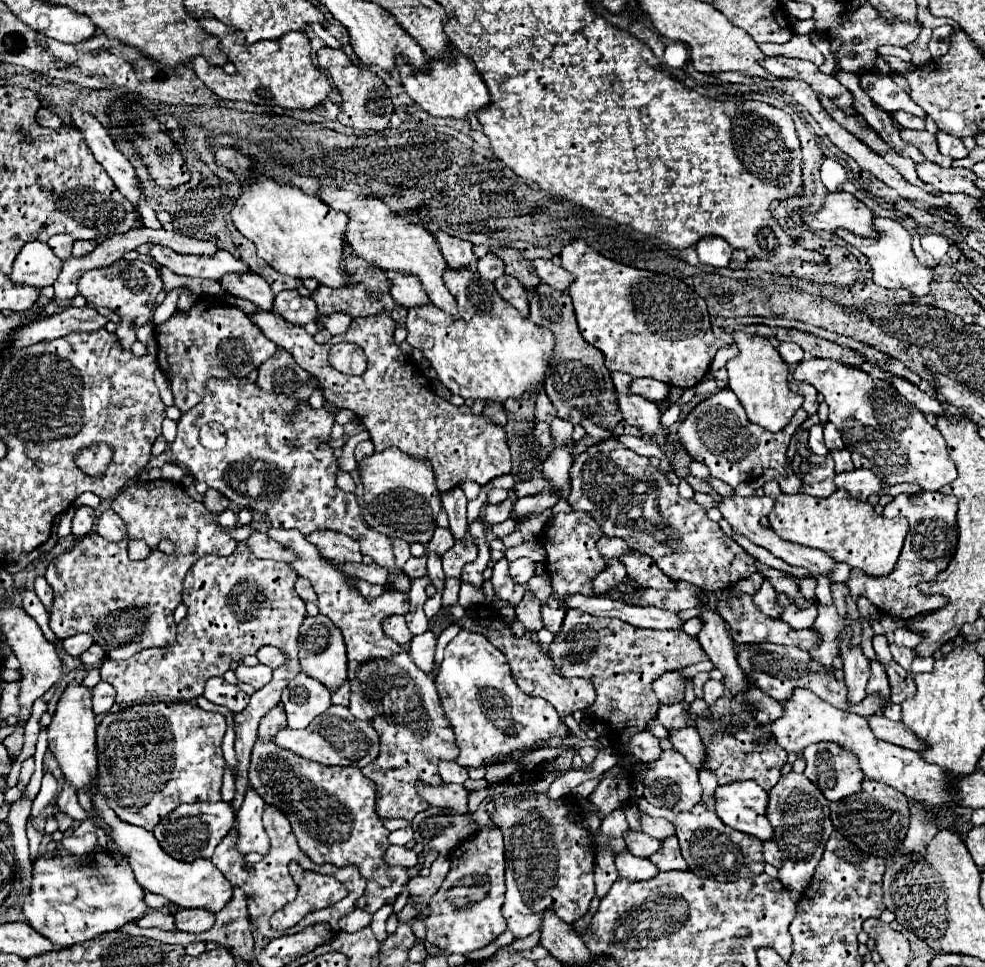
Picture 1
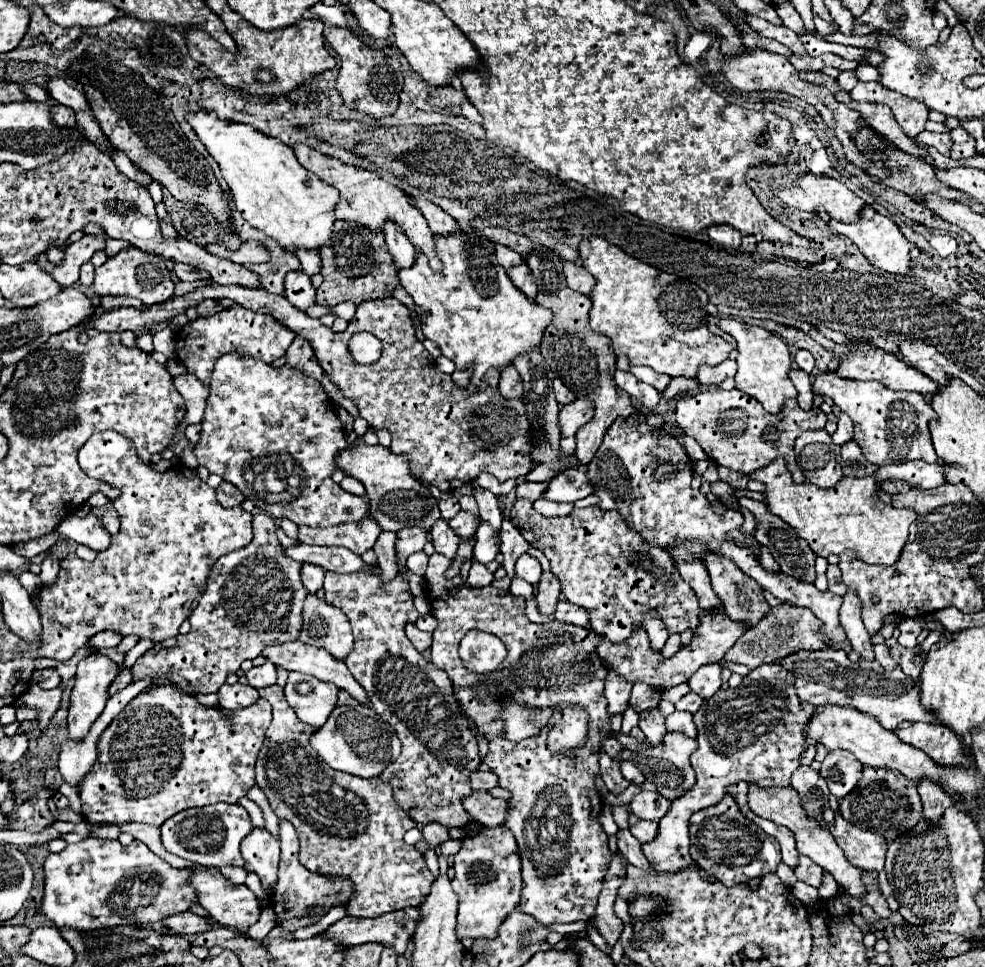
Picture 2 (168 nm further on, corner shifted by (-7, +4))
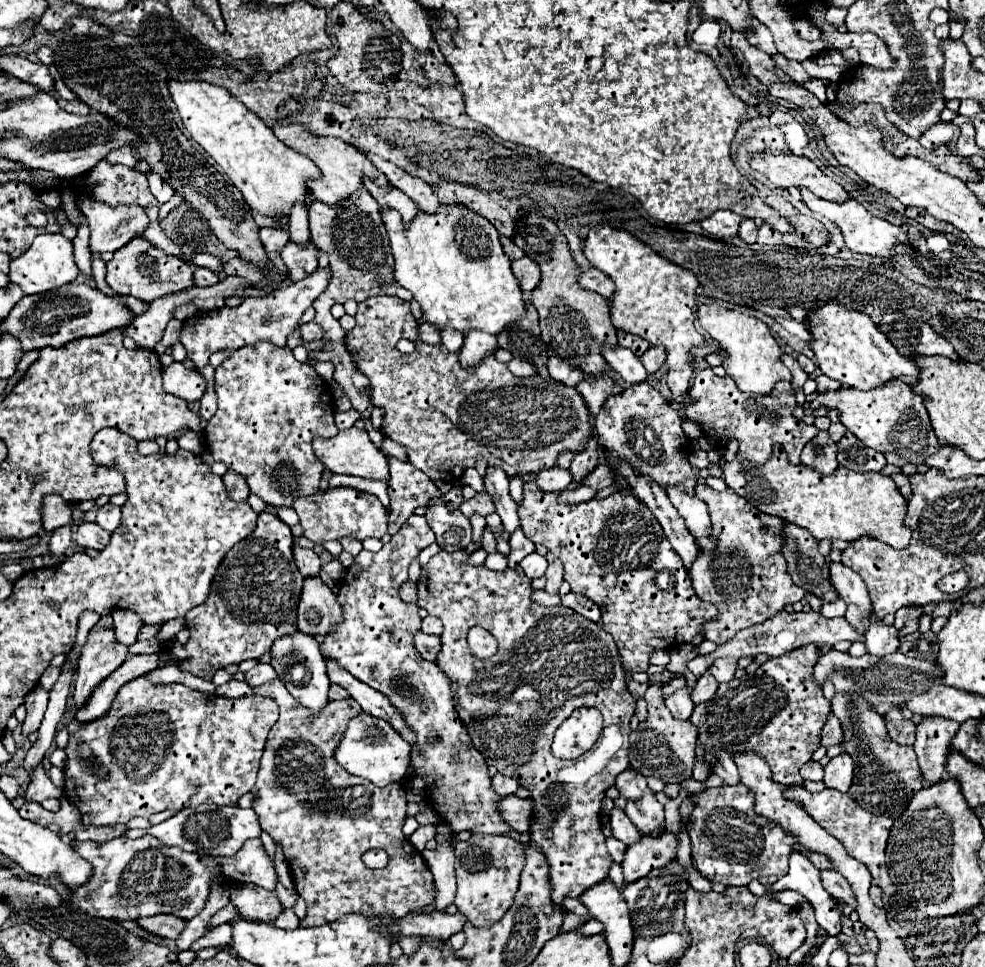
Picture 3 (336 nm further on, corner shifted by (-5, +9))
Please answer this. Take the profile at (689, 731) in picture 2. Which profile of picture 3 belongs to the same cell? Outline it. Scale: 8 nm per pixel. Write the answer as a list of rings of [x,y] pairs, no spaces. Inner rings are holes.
[[[681,688],[669,698],[665,698],[665,706],[671,710],[673,718],[677,720],[689,720],[693,712],[693,702],[689,700],[689,688]]]

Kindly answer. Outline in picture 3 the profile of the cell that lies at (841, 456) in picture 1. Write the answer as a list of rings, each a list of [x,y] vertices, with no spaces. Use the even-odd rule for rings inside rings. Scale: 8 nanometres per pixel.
[[[847,432],[839,442],[839,452],[837,452],[837,460],[839,466],[855,470],[855,472],[881,472],[881,468],[887,464],[885,456],[867,448],[865,444],[861,444],[861,440],[857,440],[851,432]]]

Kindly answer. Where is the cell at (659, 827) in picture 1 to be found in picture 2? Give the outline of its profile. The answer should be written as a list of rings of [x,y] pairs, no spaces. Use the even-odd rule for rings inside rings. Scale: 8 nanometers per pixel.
[[[645,789],[639,791],[629,803],[631,811],[637,817],[649,819],[649,821],[659,821],[667,813],[669,805],[671,805],[671,801],[665,799],[661,793],[651,793],[651,791],[645,791]]]

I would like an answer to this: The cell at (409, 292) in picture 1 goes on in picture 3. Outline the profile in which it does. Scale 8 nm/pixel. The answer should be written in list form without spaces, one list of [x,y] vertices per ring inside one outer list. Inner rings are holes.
[[[365,180],[365,188],[377,200],[379,208],[393,208],[393,210],[397,210],[401,214],[405,226],[409,226],[415,220],[419,208],[417,208],[417,204],[413,204],[413,200],[409,200],[405,194],[401,194],[401,190],[397,190],[393,186],[381,188],[377,184],[371,184],[369,180]]]

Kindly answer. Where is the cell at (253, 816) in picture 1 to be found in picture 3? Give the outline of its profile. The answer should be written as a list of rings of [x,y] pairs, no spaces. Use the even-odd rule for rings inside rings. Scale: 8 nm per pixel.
[[[145,834],[137,840],[113,838],[109,842],[75,842],[73,850],[93,866],[85,884],[71,888],[67,906],[89,916],[111,920],[139,920],[155,914],[175,914],[185,920],[197,916],[209,894],[209,882],[215,876],[229,876],[235,882],[253,882],[265,890],[275,890],[277,872],[259,838],[247,840],[233,858],[213,858],[181,848],[165,848],[157,838]]]

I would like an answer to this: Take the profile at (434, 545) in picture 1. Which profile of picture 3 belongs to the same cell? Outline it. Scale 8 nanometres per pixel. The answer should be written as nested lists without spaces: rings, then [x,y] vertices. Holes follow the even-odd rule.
[[[475,494],[471,500],[465,500],[459,510],[471,518],[473,514],[481,514],[481,516],[487,516],[491,512],[495,512],[495,506],[493,506],[493,500],[489,494]]]

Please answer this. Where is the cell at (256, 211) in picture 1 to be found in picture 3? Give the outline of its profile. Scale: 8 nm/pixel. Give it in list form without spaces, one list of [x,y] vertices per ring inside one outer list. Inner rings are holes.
[[[171,80],[169,92],[191,138],[225,170],[253,212],[279,220],[289,216],[293,204],[305,204],[307,182],[319,180],[321,172],[307,156],[287,148],[257,114],[247,110],[225,88],[209,82]]]

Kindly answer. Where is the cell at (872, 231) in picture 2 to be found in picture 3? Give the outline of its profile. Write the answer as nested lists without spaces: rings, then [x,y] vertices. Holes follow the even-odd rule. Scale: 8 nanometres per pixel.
[[[801,190],[801,196],[803,196],[803,202],[819,216],[835,222],[841,232],[843,232],[843,238],[845,238],[845,244],[849,250],[853,252],[859,252],[859,254],[869,254],[869,256],[881,256],[881,258],[891,258],[891,250],[901,244],[907,236],[905,232],[899,228],[899,226],[893,226],[889,224],[887,220],[881,220],[873,214],[869,214],[865,210],[863,204],[855,202],[855,200],[847,200],[843,204],[837,204],[837,202],[829,202],[829,200],[823,200],[823,198],[817,198],[813,192],[809,190]]]

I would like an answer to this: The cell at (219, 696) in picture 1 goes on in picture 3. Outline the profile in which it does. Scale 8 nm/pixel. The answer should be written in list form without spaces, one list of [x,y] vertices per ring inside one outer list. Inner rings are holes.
[[[231,680],[231,682],[225,682],[225,684],[217,686],[215,694],[217,694],[217,696],[225,696],[225,698],[243,698],[243,696],[251,696],[253,690],[251,690],[251,686],[245,684],[245,682]]]

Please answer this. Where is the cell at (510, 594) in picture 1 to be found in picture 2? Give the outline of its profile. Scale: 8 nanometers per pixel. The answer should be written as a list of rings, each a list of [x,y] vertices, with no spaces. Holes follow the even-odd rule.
[[[509,517],[503,519],[501,525],[501,553],[505,557],[503,567],[507,569],[507,575],[513,579],[515,577],[515,561],[527,553],[529,543],[523,539],[523,535],[517,531],[517,527],[511,523]]]

